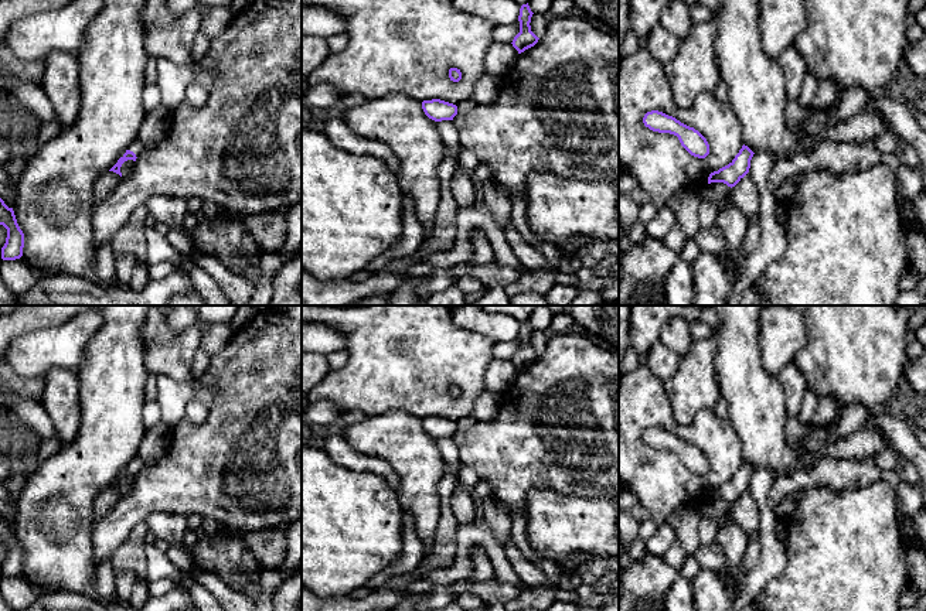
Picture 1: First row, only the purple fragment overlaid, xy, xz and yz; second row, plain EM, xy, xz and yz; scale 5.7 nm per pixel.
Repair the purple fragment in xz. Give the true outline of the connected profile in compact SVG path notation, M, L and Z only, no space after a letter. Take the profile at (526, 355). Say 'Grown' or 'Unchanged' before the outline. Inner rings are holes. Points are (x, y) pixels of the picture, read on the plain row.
Unchanged. M522 321L520 325L520 332L518 332L518 338L520 338L520 349L514 354L513 356L513 363L518 368L518 371L524 369L525 366L534 363L538 359L538 354L531 348L531 334L532 334L532 328L527 321Z

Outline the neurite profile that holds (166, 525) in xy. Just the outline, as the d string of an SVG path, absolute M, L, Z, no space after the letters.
M153 512L147 516L146 523L157 537L167 540L171 546L187 547L191 554L187 525L183 516L171 512Z

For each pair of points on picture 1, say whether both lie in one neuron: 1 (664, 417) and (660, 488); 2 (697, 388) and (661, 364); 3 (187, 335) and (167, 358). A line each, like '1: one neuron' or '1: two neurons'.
1: one neuron
2: two neurons
3: one neuron

